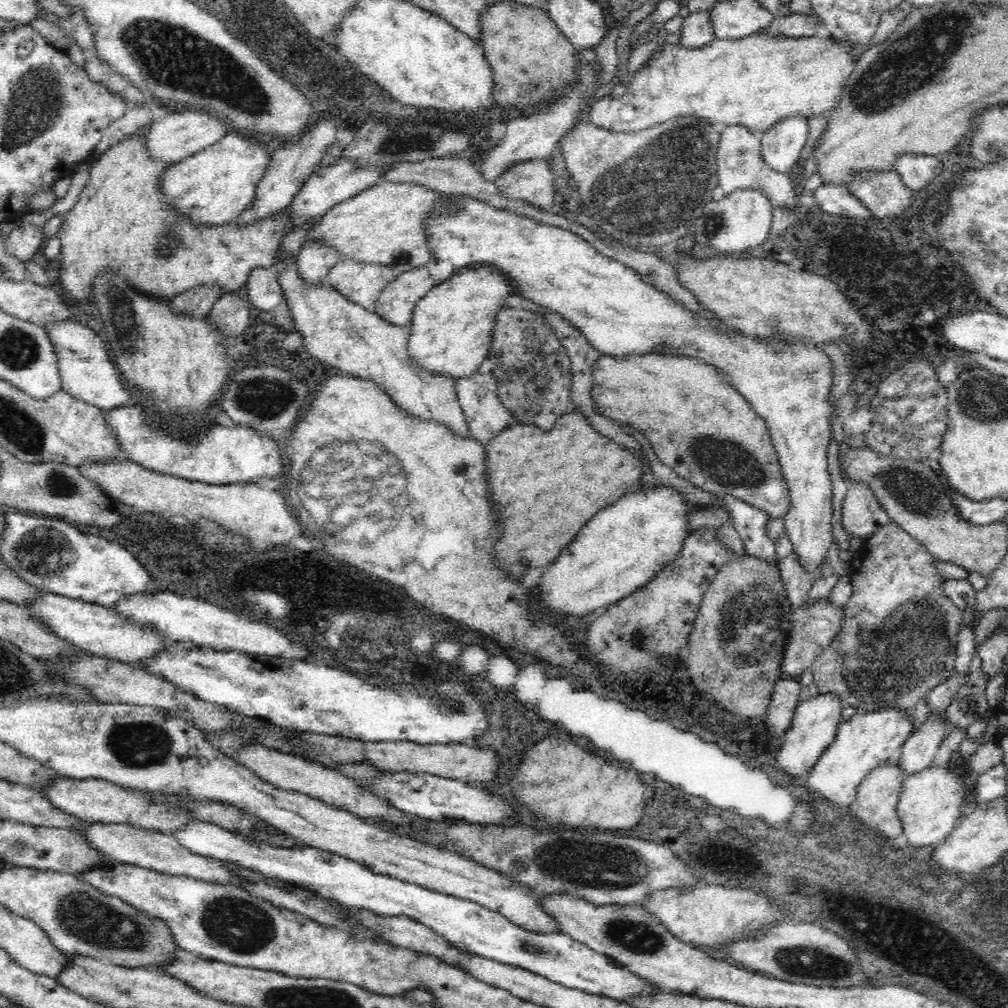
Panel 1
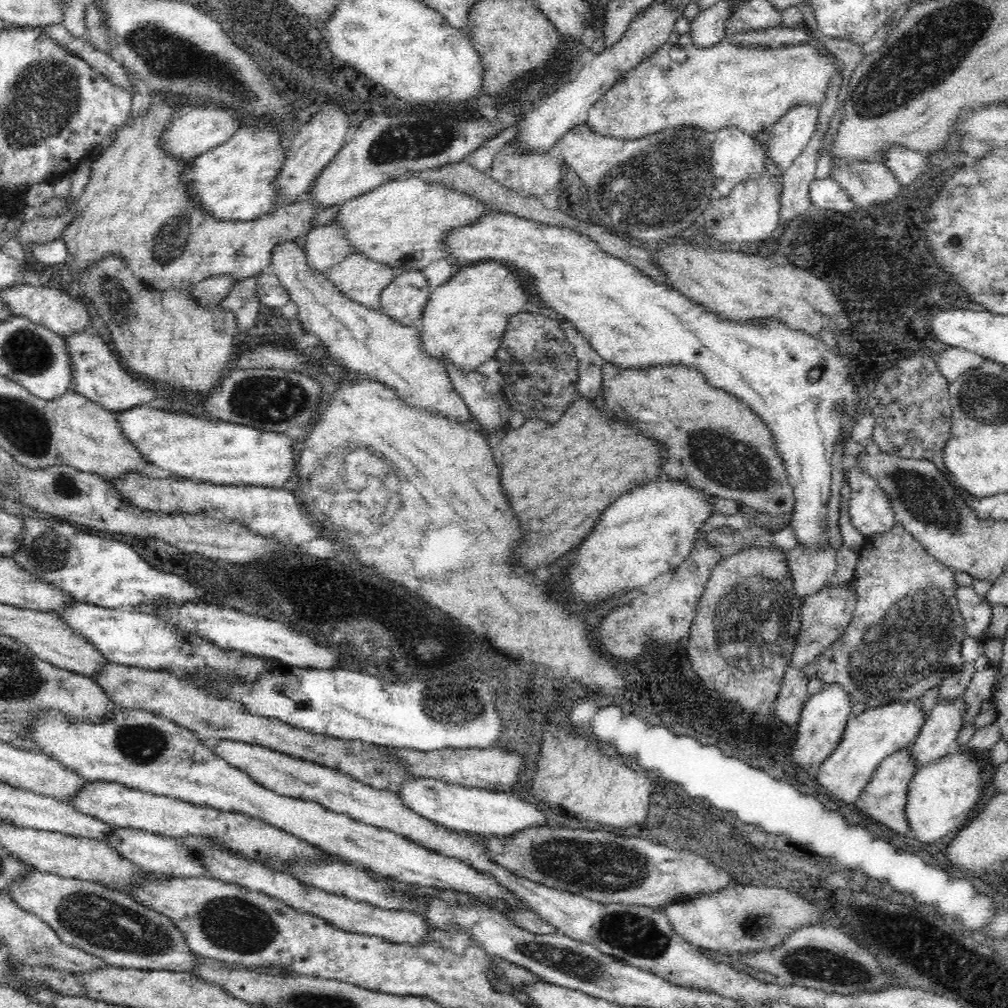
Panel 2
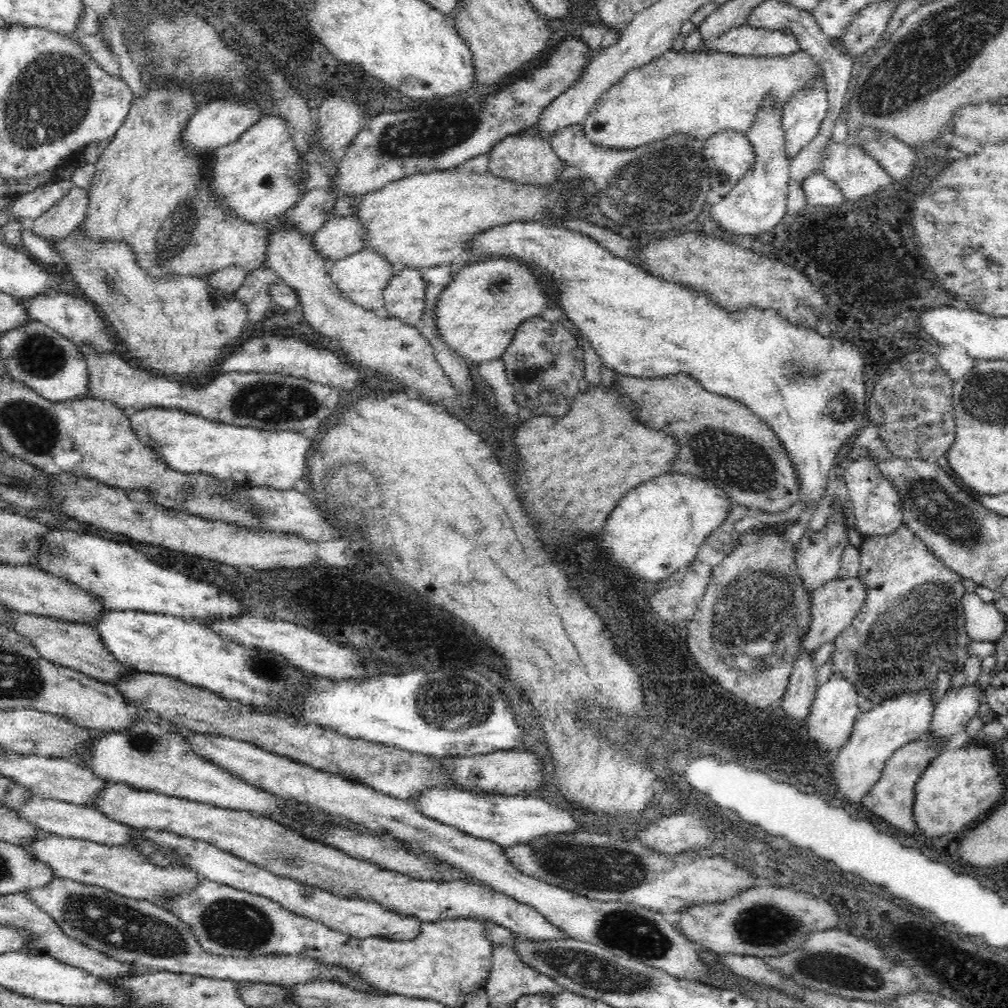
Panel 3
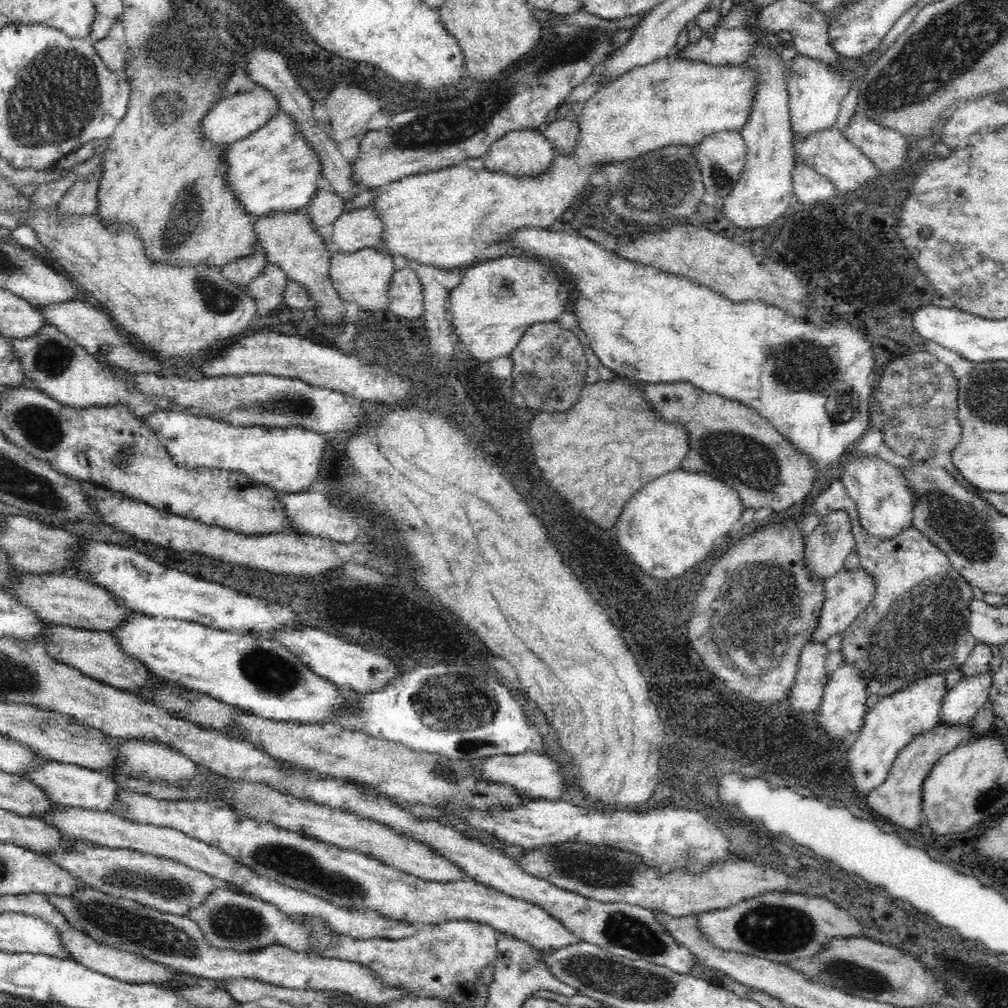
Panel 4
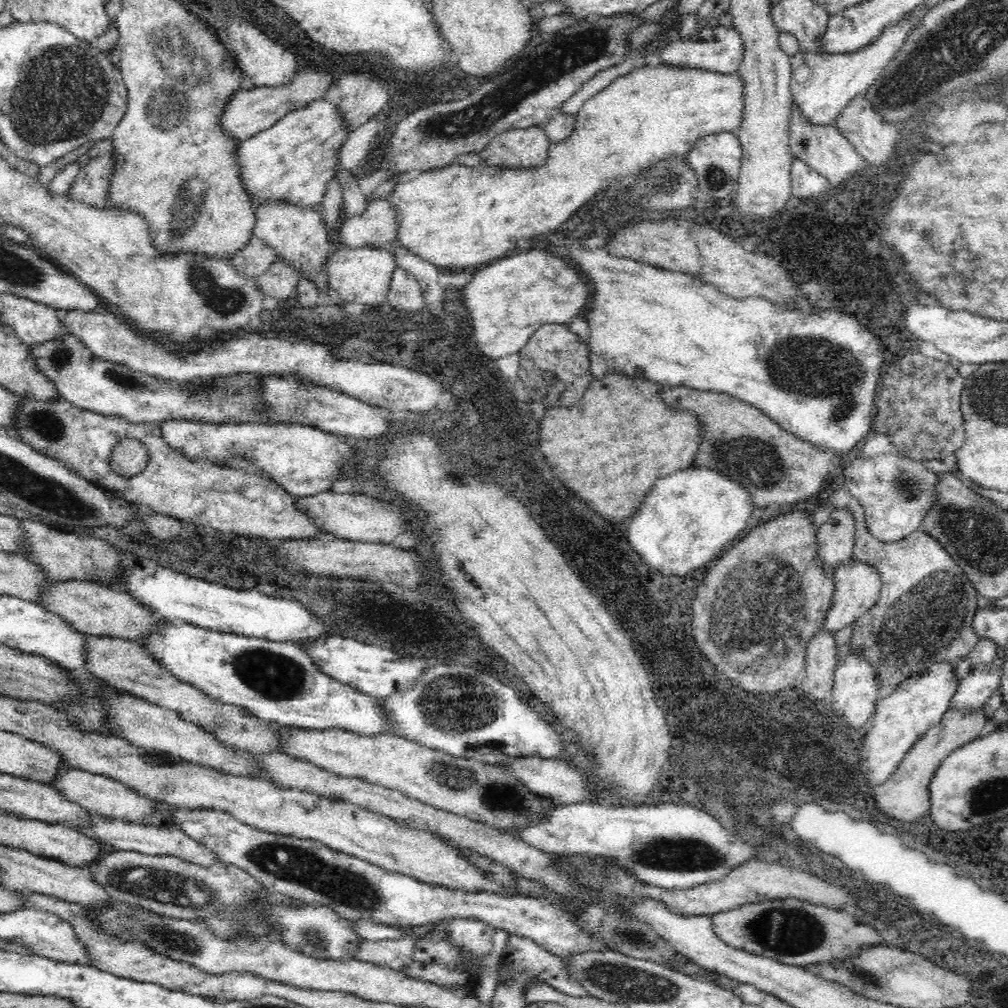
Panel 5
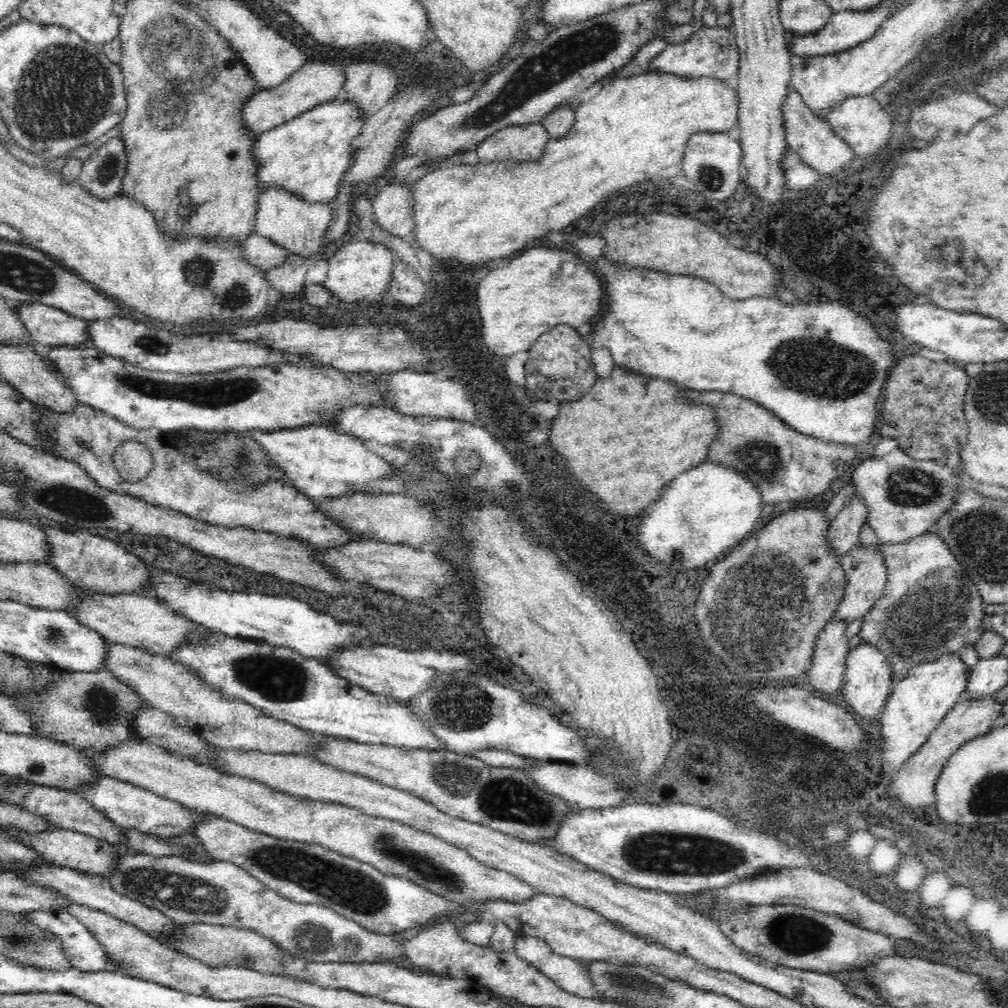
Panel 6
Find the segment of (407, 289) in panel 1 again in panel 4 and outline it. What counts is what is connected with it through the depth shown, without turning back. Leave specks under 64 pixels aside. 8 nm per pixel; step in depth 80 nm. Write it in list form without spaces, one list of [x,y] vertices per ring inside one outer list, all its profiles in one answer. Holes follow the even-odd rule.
[[[408,266],[395,271],[387,292],[388,310],[408,320],[423,316],[423,286],[419,276]]]

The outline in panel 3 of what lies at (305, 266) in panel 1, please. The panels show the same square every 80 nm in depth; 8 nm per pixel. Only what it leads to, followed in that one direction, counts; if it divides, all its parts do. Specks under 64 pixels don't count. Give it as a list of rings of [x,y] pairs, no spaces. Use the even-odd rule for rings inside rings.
[[[333,216],[307,238],[324,261],[330,259],[334,263],[364,249],[362,225],[350,216]]]

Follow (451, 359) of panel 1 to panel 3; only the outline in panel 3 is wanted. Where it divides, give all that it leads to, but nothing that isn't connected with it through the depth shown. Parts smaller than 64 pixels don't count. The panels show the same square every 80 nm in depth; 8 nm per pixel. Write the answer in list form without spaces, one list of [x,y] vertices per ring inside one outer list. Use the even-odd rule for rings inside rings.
[[[481,259],[460,269],[444,286],[434,302],[434,323],[443,342],[470,366],[500,359],[516,326],[549,305],[553,306],[543,279],[528,265],[514,259]]]

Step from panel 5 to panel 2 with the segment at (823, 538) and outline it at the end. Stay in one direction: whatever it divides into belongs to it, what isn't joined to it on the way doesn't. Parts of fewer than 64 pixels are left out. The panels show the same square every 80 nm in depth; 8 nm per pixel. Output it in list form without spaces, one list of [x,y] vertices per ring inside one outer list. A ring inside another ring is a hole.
[[[796,545],[787,555],[789,577],[798,599],[817,594],[836,572],[836,550],[825,546],[818,552],[807,552]]]

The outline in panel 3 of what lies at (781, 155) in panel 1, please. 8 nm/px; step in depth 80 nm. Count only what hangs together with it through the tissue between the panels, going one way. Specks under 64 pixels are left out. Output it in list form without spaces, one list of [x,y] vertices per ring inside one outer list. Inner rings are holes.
[[[822,77],[817,78],[813,89],[802,89],[788,100],[780,120],[784,130],[784,155],[788,161],[814,140],[826,111],[827,90]]]

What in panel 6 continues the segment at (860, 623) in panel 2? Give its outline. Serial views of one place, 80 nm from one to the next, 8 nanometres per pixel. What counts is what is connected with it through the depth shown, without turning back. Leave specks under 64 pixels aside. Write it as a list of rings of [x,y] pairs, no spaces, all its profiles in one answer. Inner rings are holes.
[[[864,524],[863,532],[859,535],[858,548],[879,552],[887,571],[887,582],[882,597],[861,618],[857,634],[858,644],[871,644],[887,656],[895,682],[904,678],[908,670],[920,666],[921,663],[933,662],[942,655],[958,655],[962,648],[975,646],[984,633],[982,620],[986,616],[982,607],[983,598],[977,591],[978,582],[972,581],[968,570],[961,566],[938,534],[928,532],[907,542],[888,545],[880,541],[874,532],[868,531],[867,524]]]

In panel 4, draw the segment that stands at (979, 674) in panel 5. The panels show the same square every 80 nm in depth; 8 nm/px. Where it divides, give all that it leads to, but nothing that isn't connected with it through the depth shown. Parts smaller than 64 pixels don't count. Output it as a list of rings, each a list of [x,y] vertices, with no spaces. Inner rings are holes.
[[[988,672],[975,677],[959,680],[946,692],[938,712],[938,725],[959,727],[968,725],[978,710],[988,701],[988,690],[992,684],[993,674]]]

